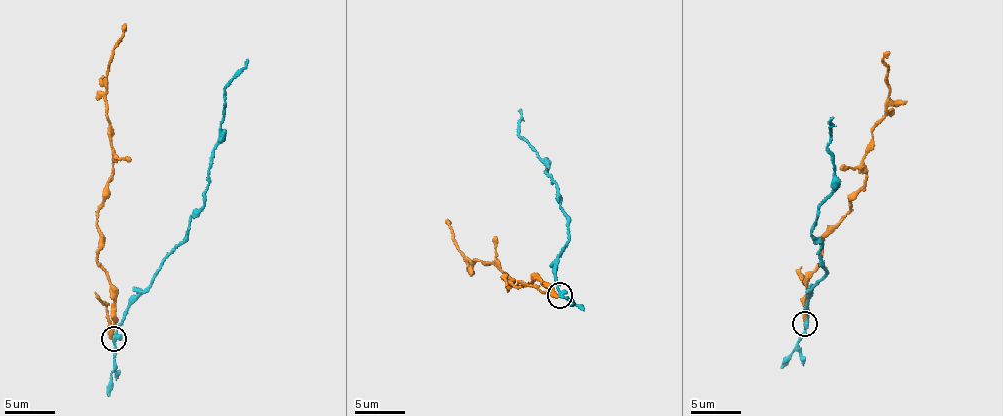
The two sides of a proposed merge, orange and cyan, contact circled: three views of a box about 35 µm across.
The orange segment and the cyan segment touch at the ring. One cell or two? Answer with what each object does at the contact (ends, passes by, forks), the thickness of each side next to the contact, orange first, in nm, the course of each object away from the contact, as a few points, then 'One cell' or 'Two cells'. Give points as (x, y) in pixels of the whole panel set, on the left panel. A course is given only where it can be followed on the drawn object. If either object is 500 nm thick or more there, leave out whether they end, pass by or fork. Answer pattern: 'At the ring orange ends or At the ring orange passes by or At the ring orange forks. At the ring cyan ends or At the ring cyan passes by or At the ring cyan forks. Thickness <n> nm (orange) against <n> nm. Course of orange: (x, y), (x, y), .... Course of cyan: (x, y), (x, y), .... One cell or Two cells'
At the ring orange ends. At the ring cyan passes by. Thickness 360 nm (orange) against 260 nm. Course of orange: (112, 338), (114, 292), (97, 261), (98, 212), (113, 171), (108, 82), (113, 46), (123, 37), (125, 23). Course of cyan: (113, 339), (132, 297), (146, 289), (167, 254), (184, 240), (191, 214), (206, 205), (224, 86), (248, 60). Two cells

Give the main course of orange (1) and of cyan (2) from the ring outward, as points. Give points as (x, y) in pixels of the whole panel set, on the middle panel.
1: (559, 297), (535, 276), (528, 284), (508, 280), (507, 289), (506, 274), (468, 258), (448, 222)
2: (559, 294), (555, 271), (569, 221), (558, 203), (557, 182), (516, 135), (521, 110)

